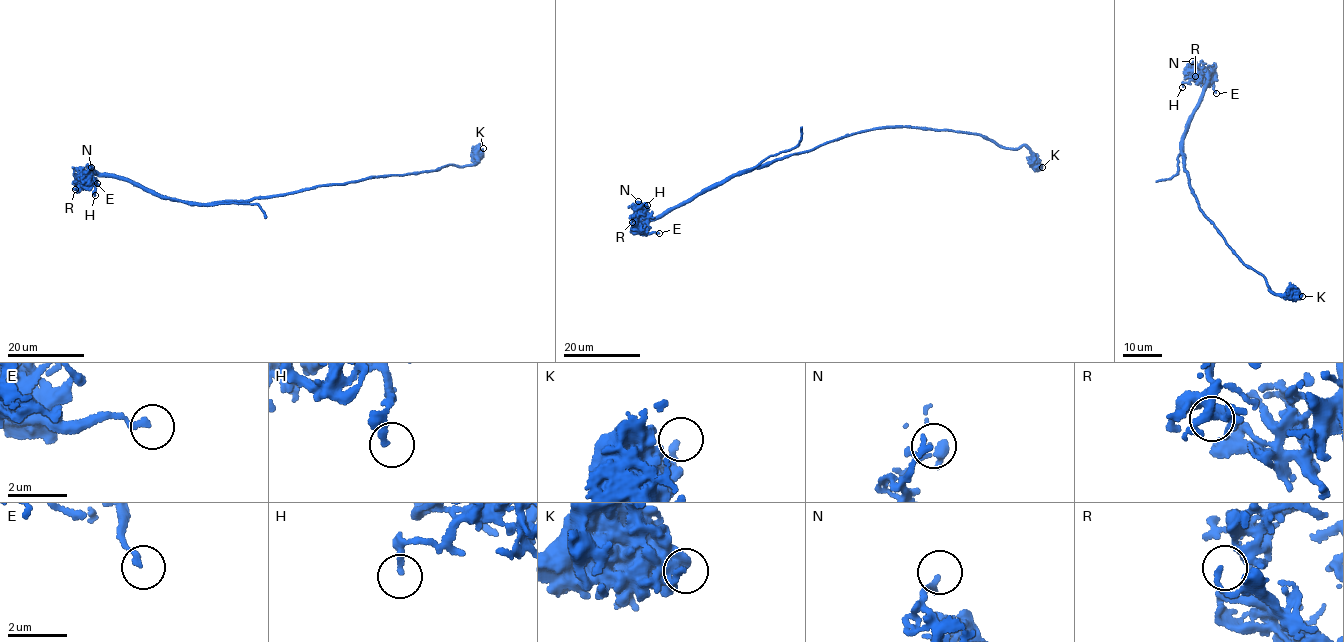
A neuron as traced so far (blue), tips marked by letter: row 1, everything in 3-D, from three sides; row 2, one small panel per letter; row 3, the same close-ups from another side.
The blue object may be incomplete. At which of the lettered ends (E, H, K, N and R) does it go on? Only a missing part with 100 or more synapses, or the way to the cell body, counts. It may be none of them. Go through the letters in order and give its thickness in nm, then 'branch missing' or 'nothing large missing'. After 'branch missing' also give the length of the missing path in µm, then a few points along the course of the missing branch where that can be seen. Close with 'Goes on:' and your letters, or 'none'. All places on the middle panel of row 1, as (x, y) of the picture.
E: 180 nm thick; nothing large missing
H: 150 nm thick; nothing large missing
K: 190 nm thick; nothing large missing
N: 200 nm thick; nothing large missing
R: 160 nm thick; nothing large missing
Goes on: none

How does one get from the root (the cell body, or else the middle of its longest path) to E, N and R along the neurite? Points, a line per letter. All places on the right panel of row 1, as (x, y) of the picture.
E: (1191, 186), (1179, 143), (1208, 75), (1216, 93)
N: (1191, 186), (1179, 143), (1207, 78), (1205, 72), (1194, 67), (1192, 61)
R: (1191, 186), (1179, 143), (1205, 87), (1206, 74), (1208, 76), (1195, 76)

